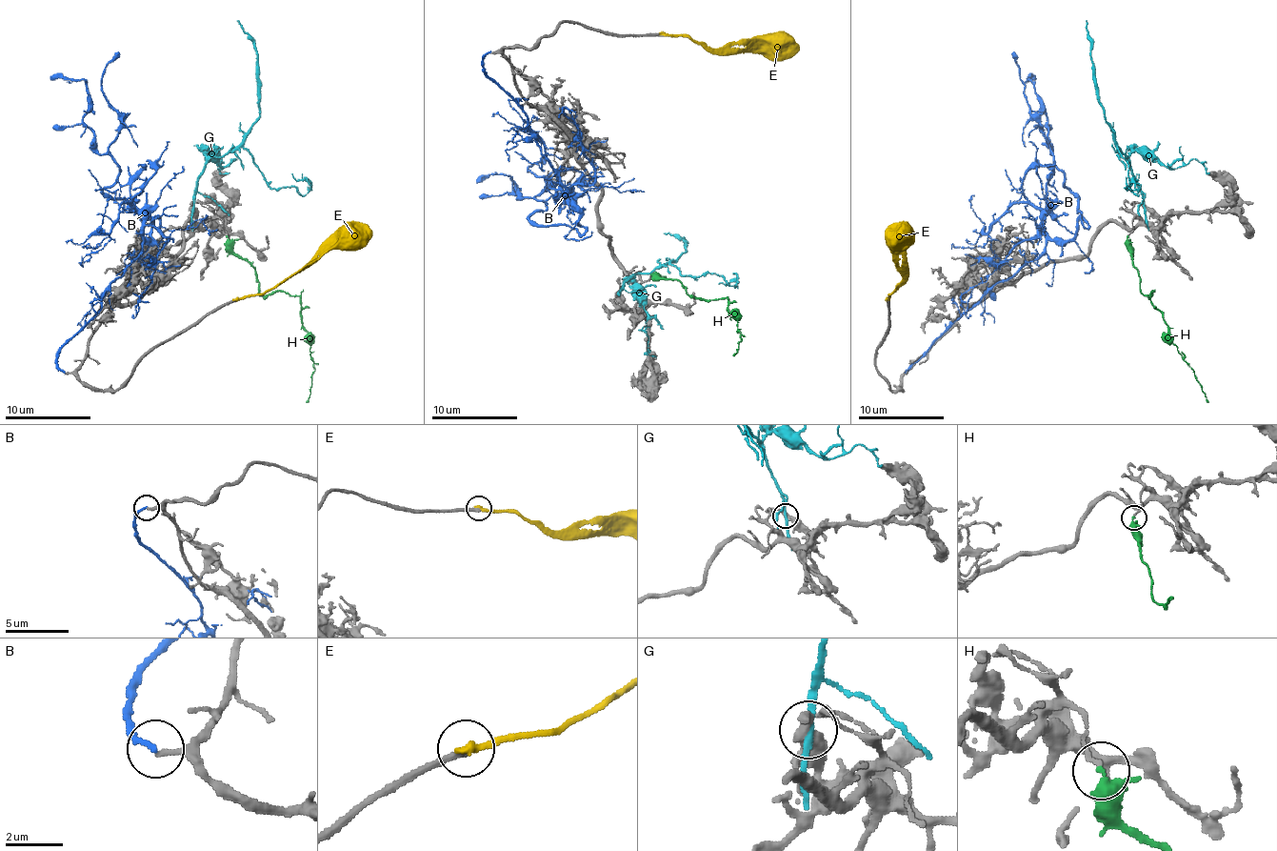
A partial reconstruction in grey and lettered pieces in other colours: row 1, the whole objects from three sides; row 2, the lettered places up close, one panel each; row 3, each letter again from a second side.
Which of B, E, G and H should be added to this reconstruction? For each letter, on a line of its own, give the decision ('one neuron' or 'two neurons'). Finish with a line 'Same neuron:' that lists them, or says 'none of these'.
B: two neurons
E: one neuron
G: two neurons
H: two neurons
Same neuron: E

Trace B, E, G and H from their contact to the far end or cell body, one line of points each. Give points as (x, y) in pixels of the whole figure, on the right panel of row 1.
B: (905, 373), (1048, 242), (1067, 242), (1076, 233), (1078, 199), (1050, 153), (1046, 122), (1027, 79), (1035, 79)
E: (887, 299), (903, 282), (903, 244), (907, 233), (903, 231)
G: (1145, 208), (1131, 167), (1114, 141), (1114, 131), (1104, 115), (1087, 21)
H: (1127, 237), (1140, 291), (1147, 295), (1153, 291), (1151, 304), (1167, 327), (1167, 338), (1191, 368), (1208, 402)

